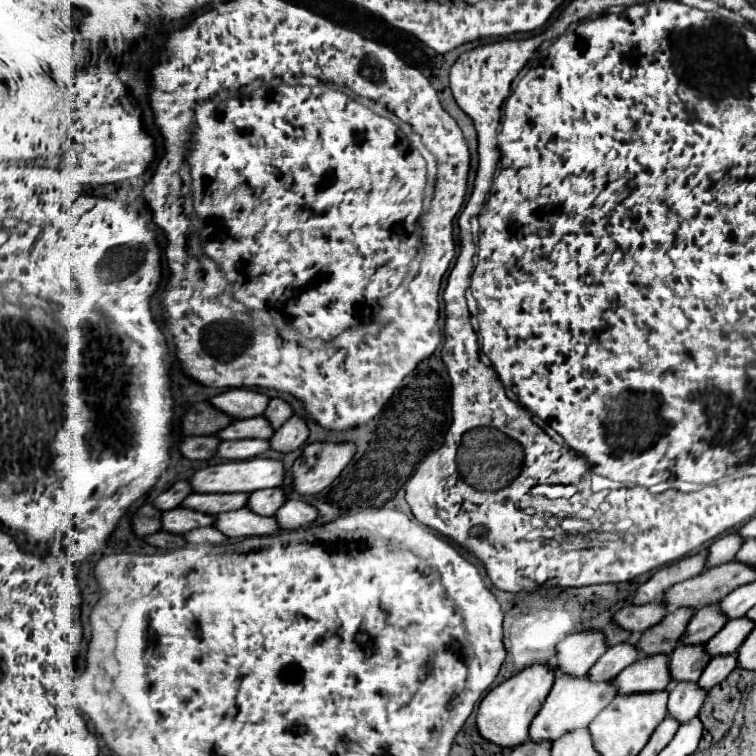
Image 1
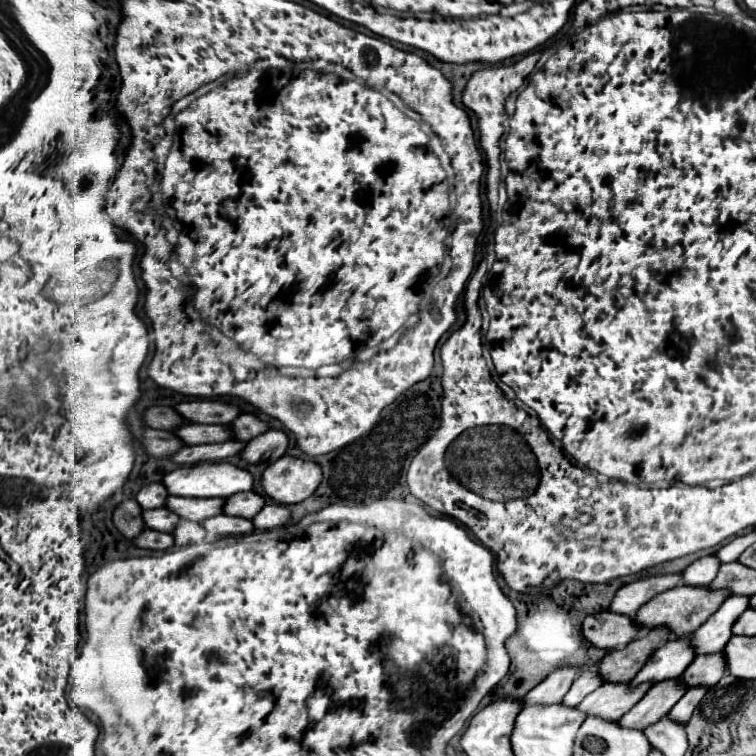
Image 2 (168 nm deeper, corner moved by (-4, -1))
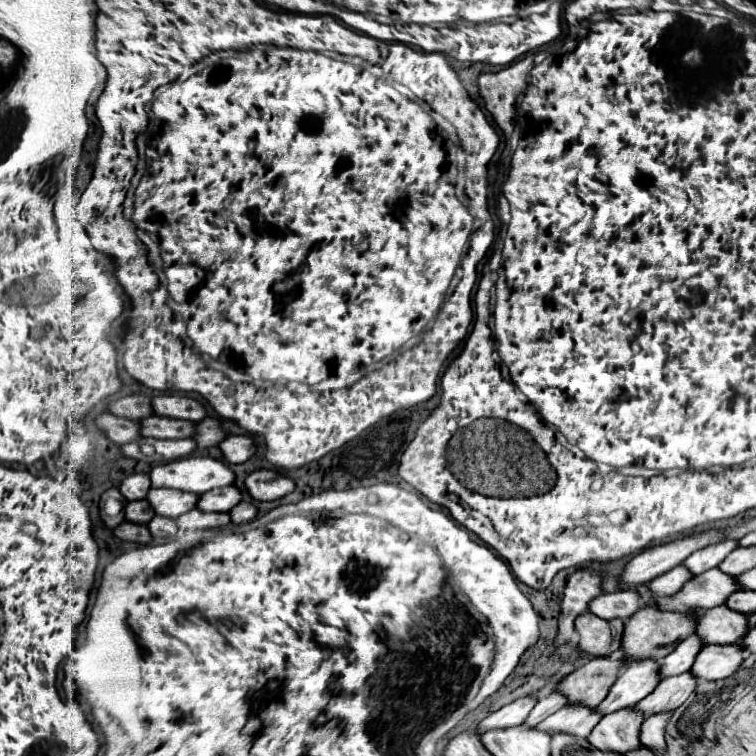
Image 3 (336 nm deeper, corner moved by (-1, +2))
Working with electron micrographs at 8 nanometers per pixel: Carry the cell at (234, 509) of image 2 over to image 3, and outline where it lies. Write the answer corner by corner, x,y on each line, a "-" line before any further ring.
234,485
220,487
214,491
206,491
206,495
200,495
198,509
202,509
202,511
230,511
230,507
240,503
240,499
242,499
242,495

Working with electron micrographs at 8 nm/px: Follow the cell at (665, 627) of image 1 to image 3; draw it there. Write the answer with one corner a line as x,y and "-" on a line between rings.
594,657
586,665
574,669
558,683
556,691
568,699
568,705
598,707
608,695
608,687
614,685
618,669
624,661
612,661
608,657

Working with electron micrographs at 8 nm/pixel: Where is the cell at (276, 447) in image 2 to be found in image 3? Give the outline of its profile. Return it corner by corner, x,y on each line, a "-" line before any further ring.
228,435
220,443
220,451
228,463
244,463
254,455
256,445
248,435

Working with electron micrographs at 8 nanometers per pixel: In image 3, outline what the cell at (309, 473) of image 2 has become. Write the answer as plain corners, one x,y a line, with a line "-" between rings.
260,469
260,471
250,473
244,485
250,497
256,501
274,501
294,491
294,481
280,475
274,469

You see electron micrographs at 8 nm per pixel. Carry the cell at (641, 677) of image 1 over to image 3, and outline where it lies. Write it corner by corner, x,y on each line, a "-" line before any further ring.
566,705
542,723
536,725
540,731
548,733
568,733
576,739
586,739
592,731
592,727
602,719
602,715
596,715
594,709
584,705

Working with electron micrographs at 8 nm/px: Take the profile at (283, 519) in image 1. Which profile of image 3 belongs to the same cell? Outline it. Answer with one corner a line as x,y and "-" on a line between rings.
242,501
230,509
232,523
246,523
246,521
252,521
254,517
256,517
256,507
250,501

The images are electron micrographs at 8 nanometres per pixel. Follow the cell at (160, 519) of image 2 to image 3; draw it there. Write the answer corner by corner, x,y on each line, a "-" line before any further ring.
146,499
142,501
130,501
124,505
124,515
132,523
148,523
154,517
154,509

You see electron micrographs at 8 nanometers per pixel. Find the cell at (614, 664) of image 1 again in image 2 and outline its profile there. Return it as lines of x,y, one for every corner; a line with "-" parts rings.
589,668
585,670
571,686
571,690
565,694
563,704
567,706
577,706
577,702
581,702
587,694
591,694
593,690
597,690
597,686
601,686
605,680
599,676
597,668

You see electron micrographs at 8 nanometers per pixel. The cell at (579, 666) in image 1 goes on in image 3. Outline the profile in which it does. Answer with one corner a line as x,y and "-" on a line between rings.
530,695
522,697
522,699
516,699
510,705
504,705
502,709
494,711
492,715
488,715
484,721
480,721
478,727
476,727
476,733
482,735
482,733
492,731
492,729
516,727
516,725
520,725
528,717
528,713
530,713
530,709
534,705
536,705
536,699
530,697

